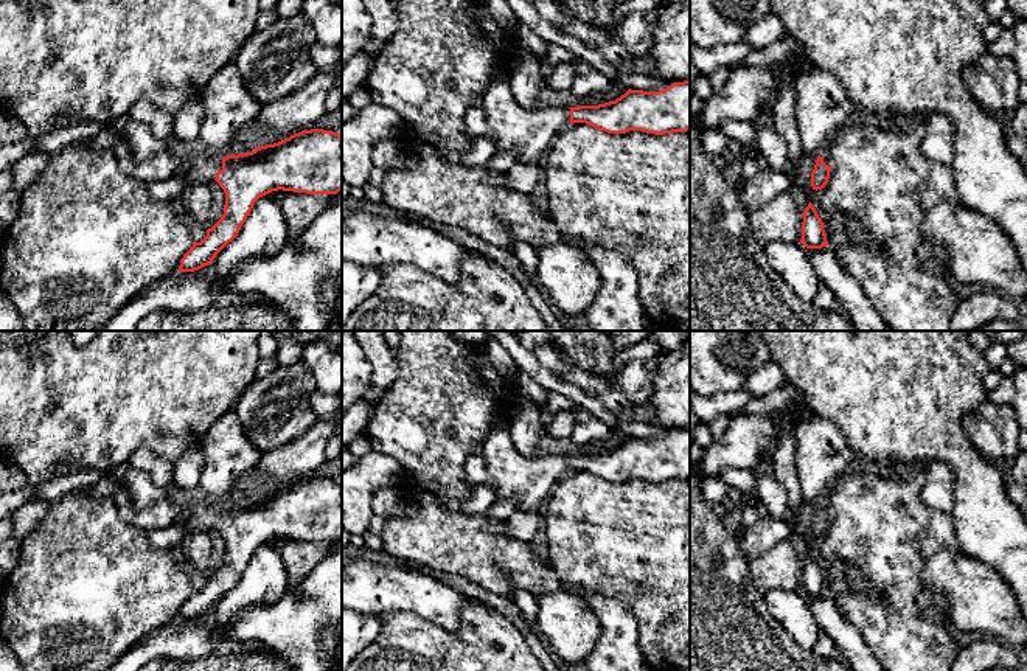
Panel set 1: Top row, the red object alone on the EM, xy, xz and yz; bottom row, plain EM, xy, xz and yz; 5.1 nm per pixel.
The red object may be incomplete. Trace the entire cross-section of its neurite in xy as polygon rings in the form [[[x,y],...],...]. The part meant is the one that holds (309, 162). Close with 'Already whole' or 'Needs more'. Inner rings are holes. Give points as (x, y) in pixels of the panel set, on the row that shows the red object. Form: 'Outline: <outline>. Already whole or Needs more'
Outline: [[[305,129],[252,152],[219,157],[205,151],[188,162],[180,160],[171,149],[144,162],[137,162],[129,143],[118,144],[113,152],[123,172],[146,183],[182,176],[188,186],[216,180],[224,189],[222,217],[207,230],[207,236],[200,242],[194,242],[183,255],[179,266],[180,272],[194,272],[211,264],[216,255],[236,238],[259,197],[278,189],[306,194],[337,194],[342,191],[342,135],[332,130]]]. Needs more

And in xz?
Outline: [[[497,71],[483,104],[465,116],[469,138],[491,137],[497,152],[514,149],[517,163],[542,162],[555,135],[569,124],[586,123],[607,134],[642,130],[673,134],[690,129],[690,79],[659,92],[628,90],[615,101],[578,107],[522,107],[510,90],[510,75]]]. Needs more

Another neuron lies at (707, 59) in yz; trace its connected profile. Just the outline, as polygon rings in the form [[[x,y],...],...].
[[[744,42],[716,45],[710,48],[691,45],[690,61],[699,68],[702,75],[708,76],[719,67],[730,67],[732,64],[743,61],[750,51],[750,47]]]

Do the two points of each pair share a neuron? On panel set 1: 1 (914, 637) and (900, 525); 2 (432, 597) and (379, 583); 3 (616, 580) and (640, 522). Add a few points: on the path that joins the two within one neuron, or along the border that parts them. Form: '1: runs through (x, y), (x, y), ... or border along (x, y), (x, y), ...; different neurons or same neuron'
1: runs through (898, 609), (898, 553); same neuron
2: runs through (420, 594), (392, 589); same neuron
3: runs through (616, 566), (616, 559), (639, 536); same neuron

